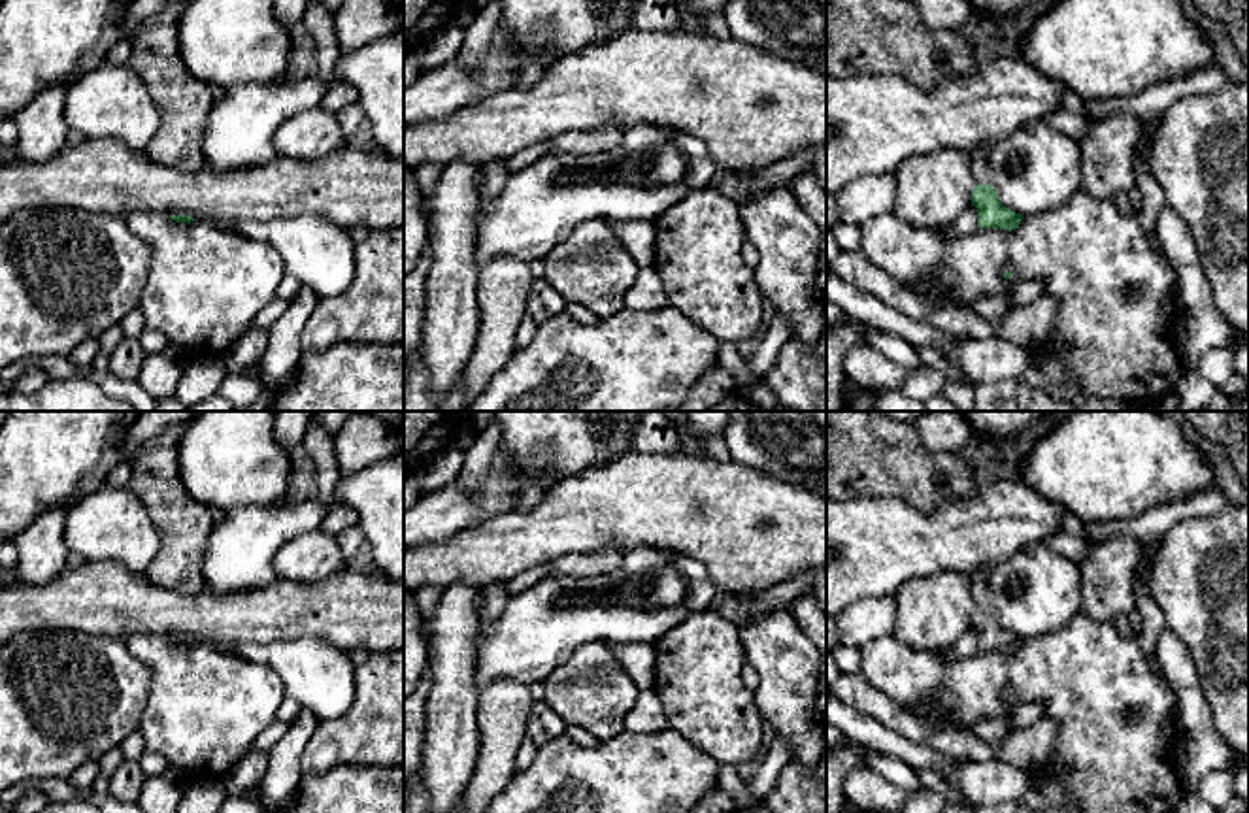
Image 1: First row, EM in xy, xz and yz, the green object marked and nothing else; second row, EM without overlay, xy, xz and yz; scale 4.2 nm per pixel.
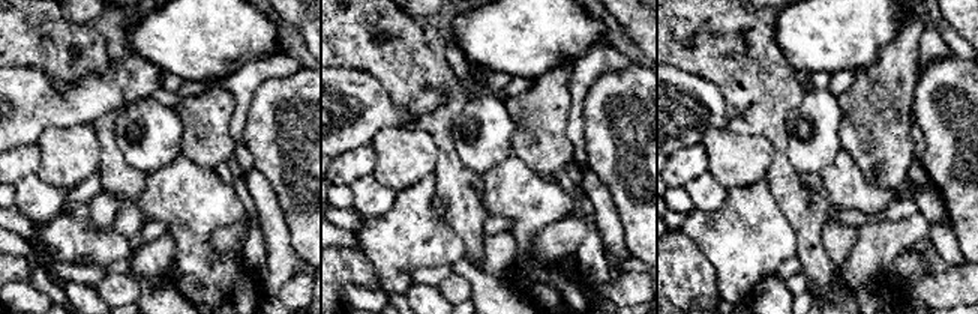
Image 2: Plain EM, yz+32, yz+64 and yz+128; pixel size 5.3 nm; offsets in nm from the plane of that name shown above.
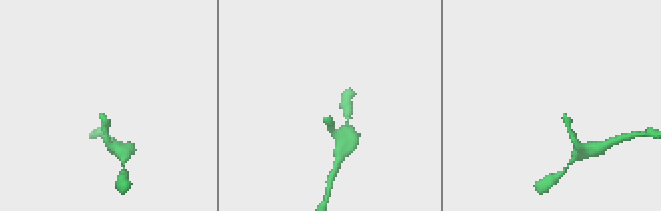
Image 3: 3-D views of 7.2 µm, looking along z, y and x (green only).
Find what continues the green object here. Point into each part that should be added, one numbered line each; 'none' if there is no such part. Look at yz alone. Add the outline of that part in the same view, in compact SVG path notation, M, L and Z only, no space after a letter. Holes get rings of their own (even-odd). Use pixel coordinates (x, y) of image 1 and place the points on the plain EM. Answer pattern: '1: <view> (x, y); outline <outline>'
1: yz (980, 580); outline M983 570L968 575L975 607L991 607L991 583Z

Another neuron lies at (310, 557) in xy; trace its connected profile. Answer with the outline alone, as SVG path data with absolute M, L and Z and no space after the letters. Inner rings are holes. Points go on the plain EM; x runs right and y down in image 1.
M319 528L285 543L274 556L274 568L279 579L315 583L349 566L343 560L338 538Z

